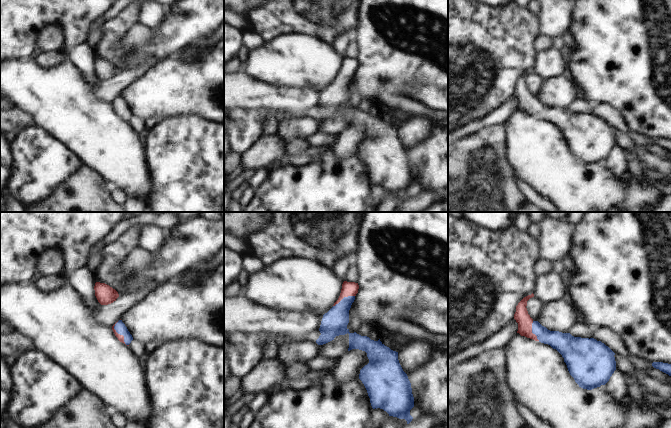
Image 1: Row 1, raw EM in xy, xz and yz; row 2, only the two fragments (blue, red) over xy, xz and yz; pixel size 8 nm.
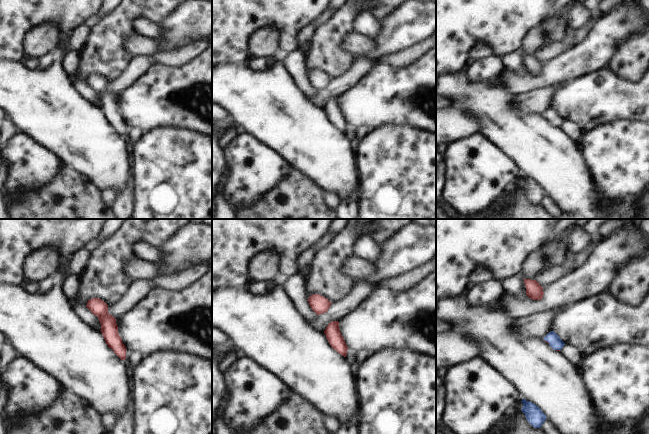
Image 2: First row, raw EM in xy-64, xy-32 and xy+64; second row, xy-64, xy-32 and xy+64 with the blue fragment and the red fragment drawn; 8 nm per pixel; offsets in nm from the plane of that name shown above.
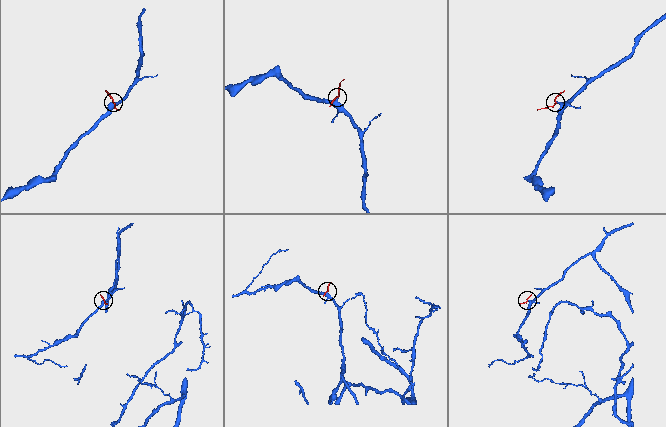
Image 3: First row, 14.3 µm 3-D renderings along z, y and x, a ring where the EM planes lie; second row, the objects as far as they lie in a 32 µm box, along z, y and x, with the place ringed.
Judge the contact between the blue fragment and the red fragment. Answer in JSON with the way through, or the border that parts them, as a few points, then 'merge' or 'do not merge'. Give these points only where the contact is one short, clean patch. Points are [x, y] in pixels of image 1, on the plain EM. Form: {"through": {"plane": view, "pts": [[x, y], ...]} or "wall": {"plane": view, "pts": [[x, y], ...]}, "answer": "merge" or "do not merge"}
{"through": {"plane": "xy", "pts": [[120, 103], [120, 110], [120, 113]]}, "answer": "merge"}

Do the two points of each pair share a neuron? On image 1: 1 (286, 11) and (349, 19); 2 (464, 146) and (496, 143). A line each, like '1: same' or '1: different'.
1: same
2: same

